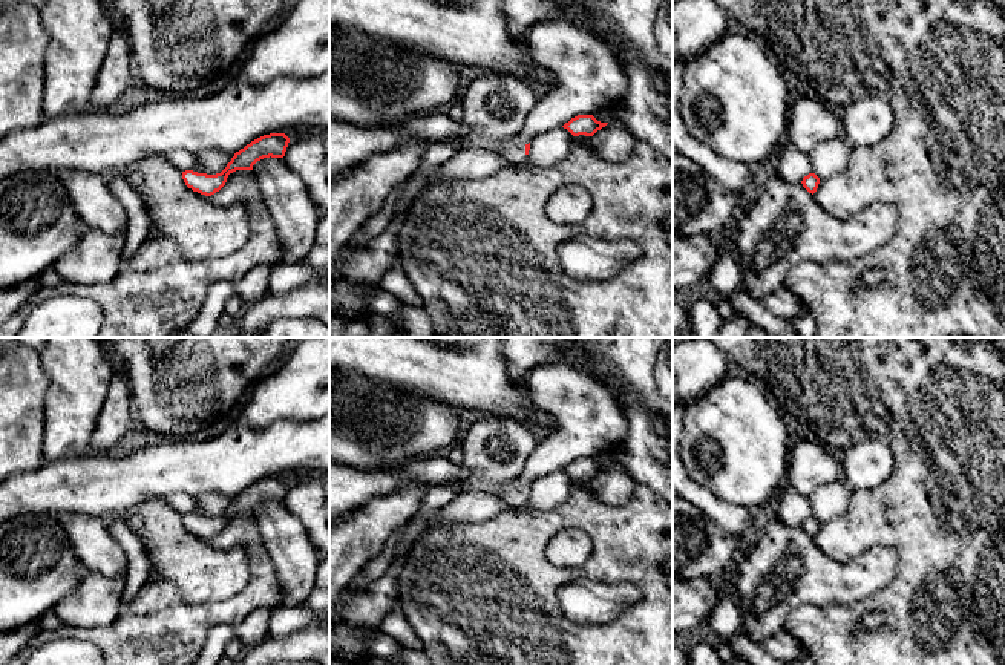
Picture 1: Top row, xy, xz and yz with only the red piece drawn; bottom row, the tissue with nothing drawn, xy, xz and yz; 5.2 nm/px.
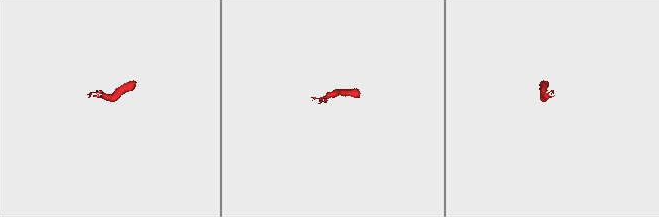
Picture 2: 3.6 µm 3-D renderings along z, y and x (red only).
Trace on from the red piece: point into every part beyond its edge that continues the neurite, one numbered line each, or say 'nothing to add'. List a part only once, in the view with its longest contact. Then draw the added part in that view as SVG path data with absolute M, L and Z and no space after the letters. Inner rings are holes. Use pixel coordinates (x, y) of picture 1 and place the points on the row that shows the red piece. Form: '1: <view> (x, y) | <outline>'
1: xz (517, 153) | M510 144L510 146L504 146L504 147L493 147L490 149L495 153L504 156L506 159L512 161L512 162L524 162L525 161L525 144L518 146L518 144Z

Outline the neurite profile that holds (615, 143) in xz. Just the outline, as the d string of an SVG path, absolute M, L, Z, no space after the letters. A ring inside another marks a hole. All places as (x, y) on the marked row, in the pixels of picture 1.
M613 120L597 130L590 139L593 153L610 162L622 162L630 158L636 138L619 120Z

